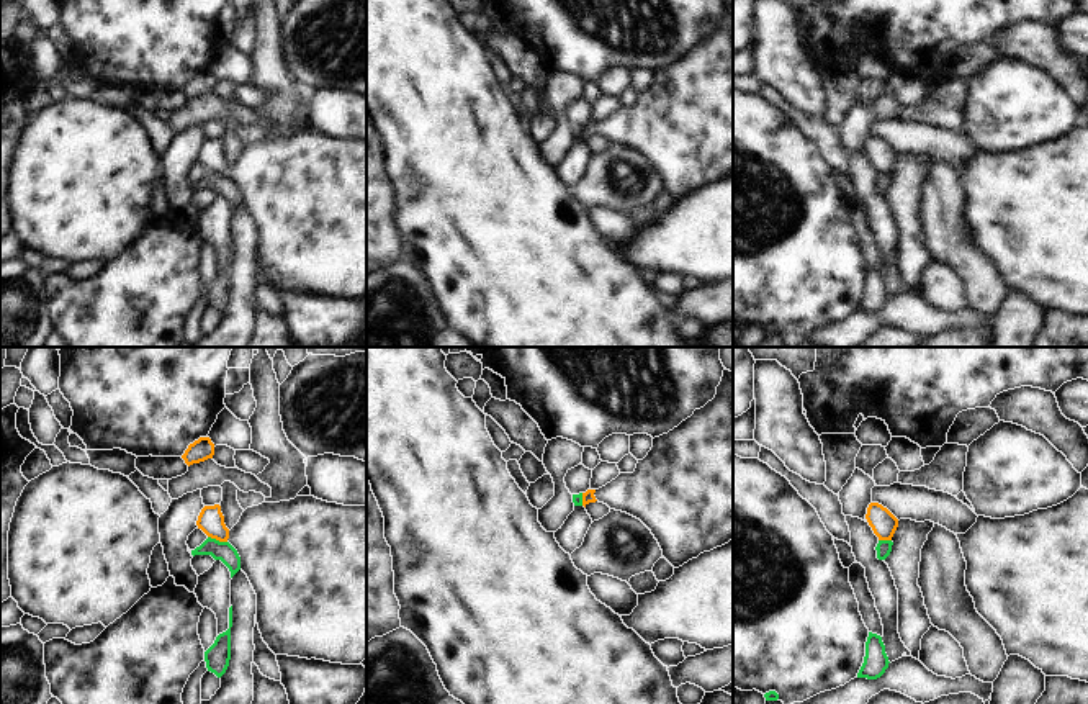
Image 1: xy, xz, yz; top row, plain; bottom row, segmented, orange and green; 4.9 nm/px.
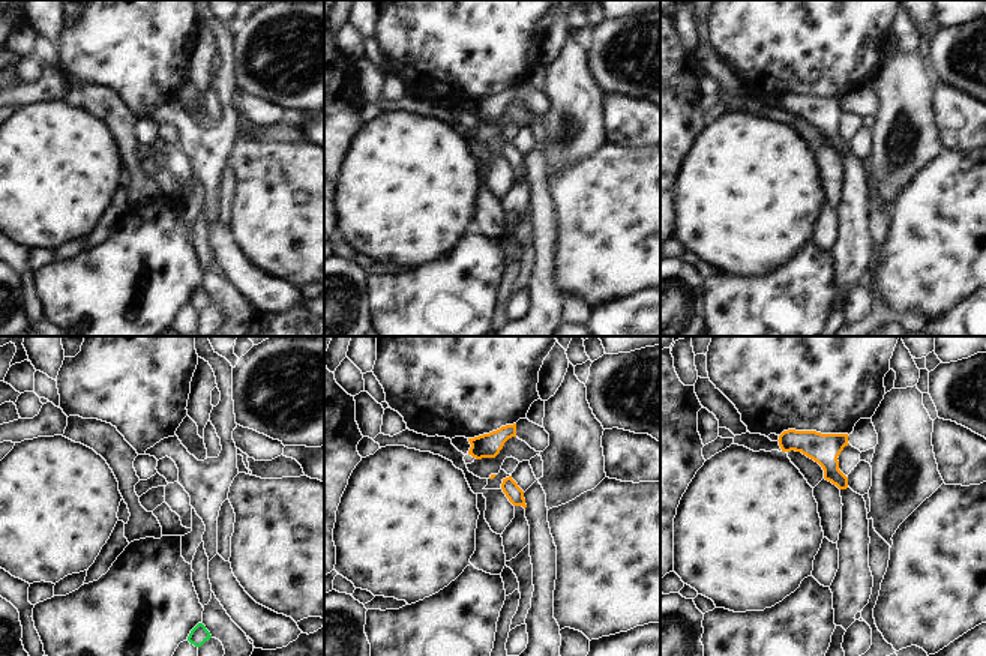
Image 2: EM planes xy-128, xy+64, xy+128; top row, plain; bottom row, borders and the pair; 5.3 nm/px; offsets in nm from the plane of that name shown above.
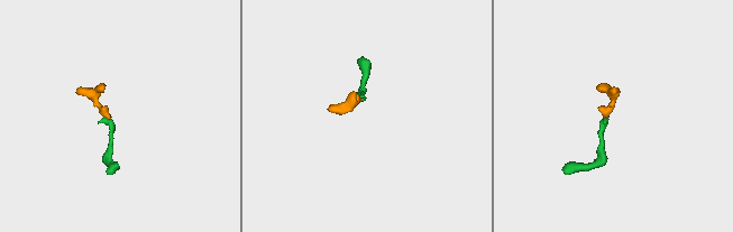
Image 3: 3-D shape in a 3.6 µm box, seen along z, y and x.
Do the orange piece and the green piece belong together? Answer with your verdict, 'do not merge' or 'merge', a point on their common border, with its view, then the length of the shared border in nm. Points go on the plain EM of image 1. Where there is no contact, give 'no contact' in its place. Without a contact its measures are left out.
do not merge | xy (218, 172) | 100 nm

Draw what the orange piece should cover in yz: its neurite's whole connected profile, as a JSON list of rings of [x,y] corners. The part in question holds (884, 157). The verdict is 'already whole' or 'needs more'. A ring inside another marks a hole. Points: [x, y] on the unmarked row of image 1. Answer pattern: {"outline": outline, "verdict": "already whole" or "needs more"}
{"outline": [[[870,136],[865,152],[879,174],[892,174],[898,160],[898,152],[887,141],[879,136]]], "verdict": "already whole"}

